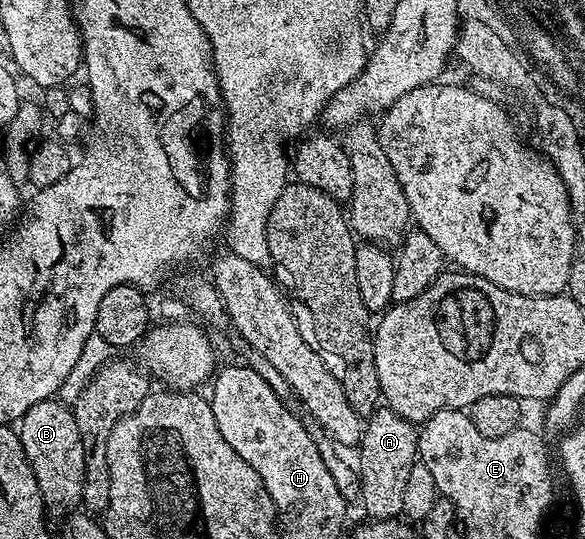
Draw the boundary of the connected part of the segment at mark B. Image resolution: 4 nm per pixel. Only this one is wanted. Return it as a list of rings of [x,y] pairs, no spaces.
[[[51,398],[36,402],[32,410],[23,414],[16,428],[24,454],[32,466],[32,474],[36,474],[36,486],[40,486],[46,515],[51,521],[61,521],[68,510],[77,509],[84,494],[84,442],[80,442],[80,430],[73,411],[60,401]]]

